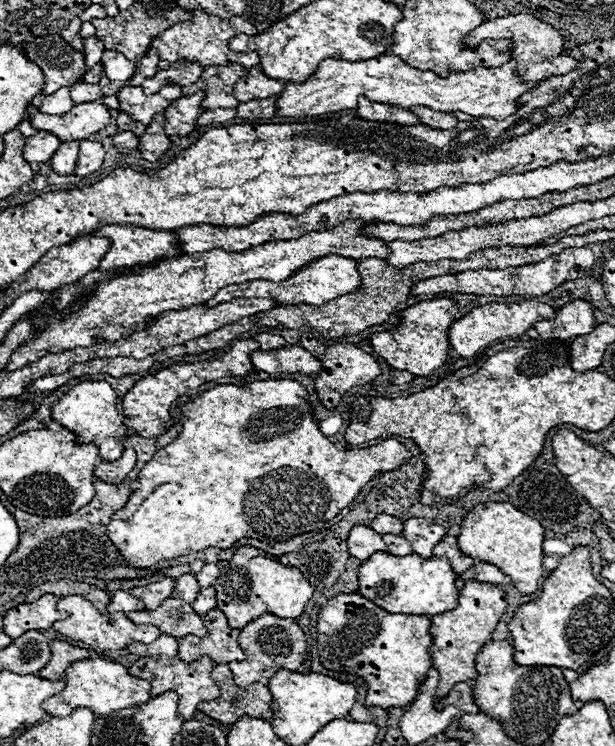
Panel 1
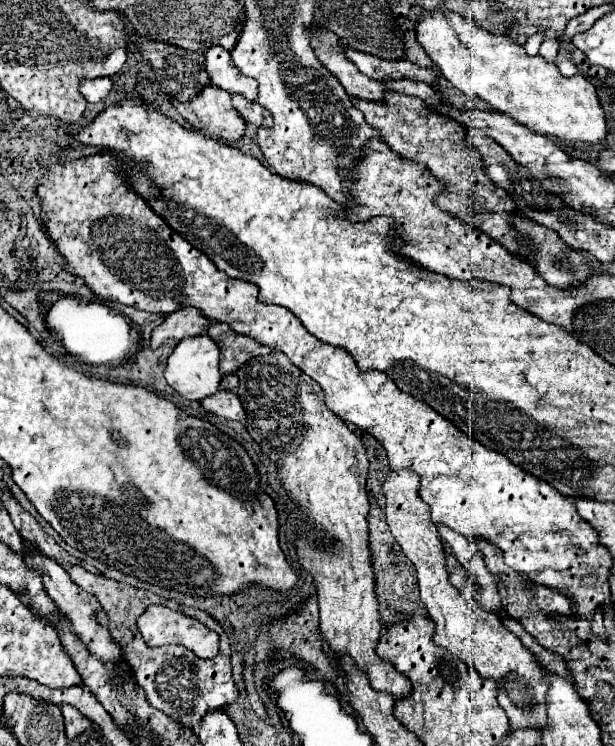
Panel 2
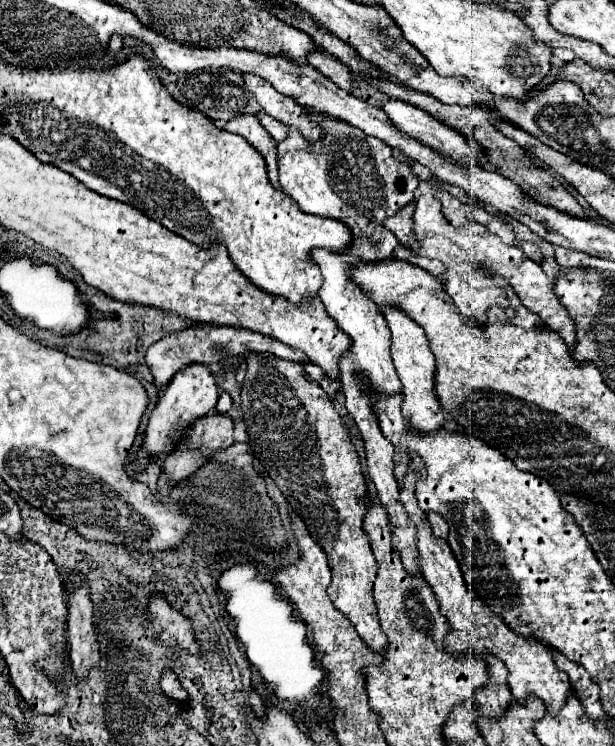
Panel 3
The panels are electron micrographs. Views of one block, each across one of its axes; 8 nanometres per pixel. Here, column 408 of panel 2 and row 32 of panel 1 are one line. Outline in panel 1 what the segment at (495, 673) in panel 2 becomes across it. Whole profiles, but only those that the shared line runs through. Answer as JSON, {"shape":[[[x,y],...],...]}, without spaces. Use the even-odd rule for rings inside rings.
{"shape":[[[508,14],[508,16],[496,18],[496,20],[488,20],[488,22],[480,24],[480,28],[474,28],[468,34],[468,44],[478,44],[480,40],[486,40],[486,38],[512,38],[514,40],[516,48],[514,48],[512,56],[518,62],[518,76],[528,82],[568,74],[574,68],[578,68],[582,62],[572,56],[564,56],[566,38],[554,26],[550,26],[530,14]]]}

